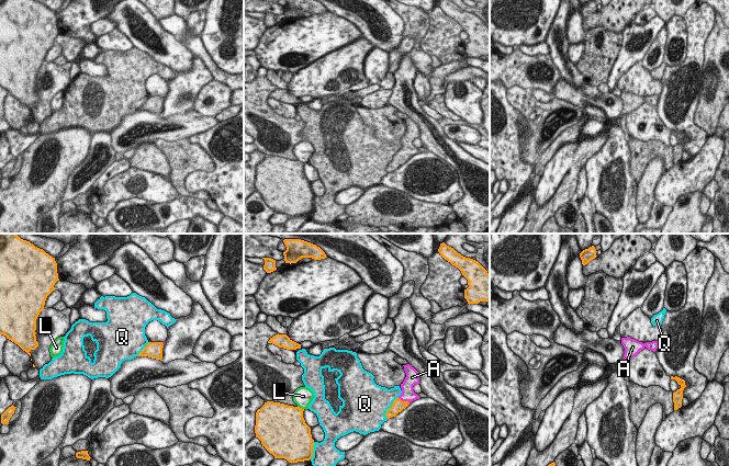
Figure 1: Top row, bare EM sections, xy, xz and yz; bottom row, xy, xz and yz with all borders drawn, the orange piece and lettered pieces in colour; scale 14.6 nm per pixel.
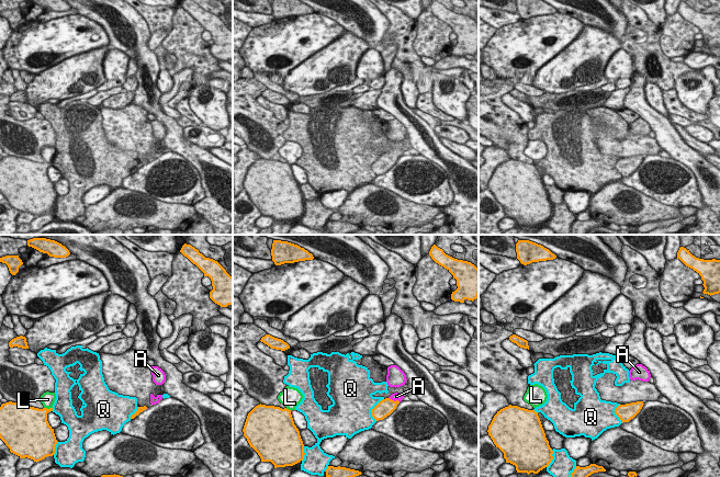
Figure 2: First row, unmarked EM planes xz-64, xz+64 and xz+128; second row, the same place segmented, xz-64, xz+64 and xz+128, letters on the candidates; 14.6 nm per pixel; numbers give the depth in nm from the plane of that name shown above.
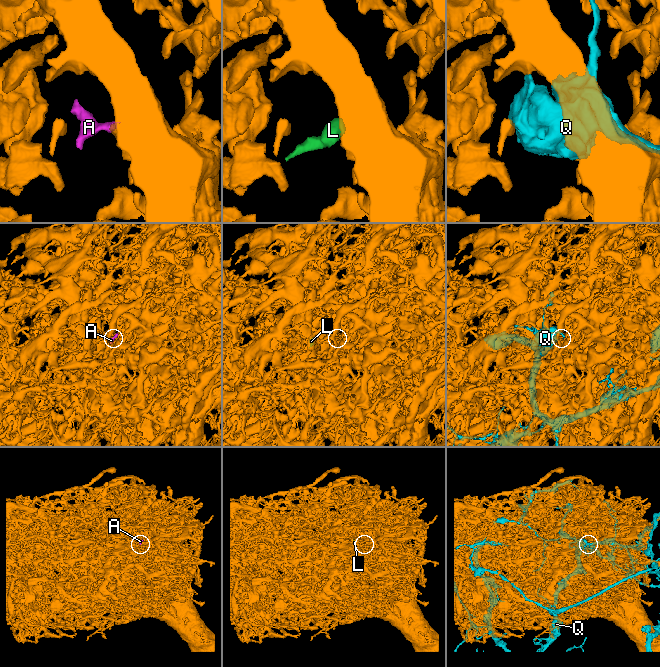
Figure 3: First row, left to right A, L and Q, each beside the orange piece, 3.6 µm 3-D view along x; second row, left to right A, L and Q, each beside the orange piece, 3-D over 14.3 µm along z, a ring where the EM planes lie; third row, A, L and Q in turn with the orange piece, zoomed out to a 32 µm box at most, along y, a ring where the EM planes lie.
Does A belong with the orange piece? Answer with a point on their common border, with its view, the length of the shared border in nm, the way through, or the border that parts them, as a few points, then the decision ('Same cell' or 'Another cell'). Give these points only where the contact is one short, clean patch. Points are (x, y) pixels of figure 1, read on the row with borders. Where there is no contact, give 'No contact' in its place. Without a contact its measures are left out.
Touches orange at xz (404, 401). Shared border 200 nm. Path across: xz (397, 406), (404, 401), (407, 394). Same cell.

